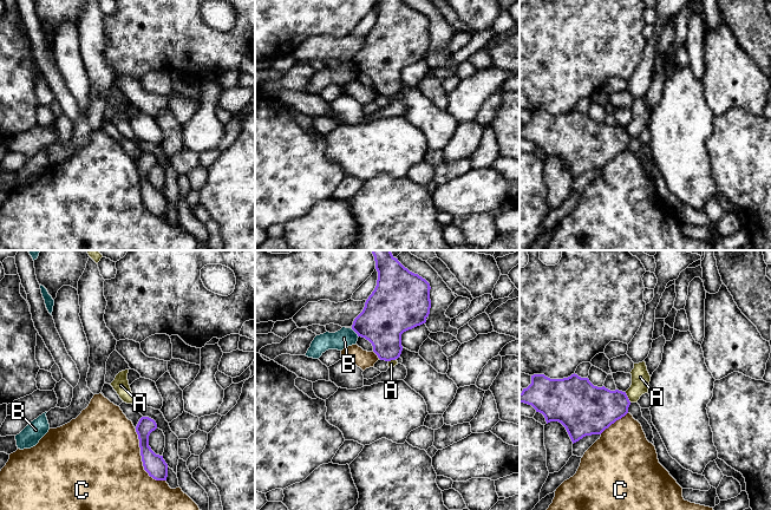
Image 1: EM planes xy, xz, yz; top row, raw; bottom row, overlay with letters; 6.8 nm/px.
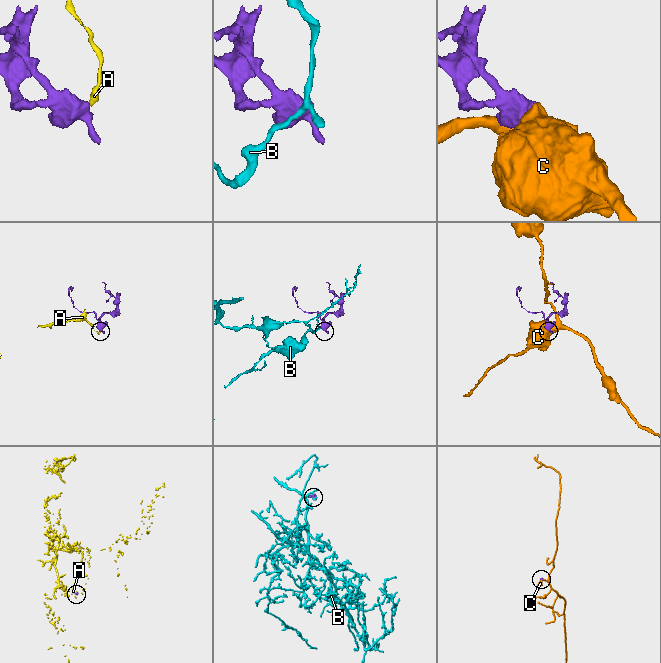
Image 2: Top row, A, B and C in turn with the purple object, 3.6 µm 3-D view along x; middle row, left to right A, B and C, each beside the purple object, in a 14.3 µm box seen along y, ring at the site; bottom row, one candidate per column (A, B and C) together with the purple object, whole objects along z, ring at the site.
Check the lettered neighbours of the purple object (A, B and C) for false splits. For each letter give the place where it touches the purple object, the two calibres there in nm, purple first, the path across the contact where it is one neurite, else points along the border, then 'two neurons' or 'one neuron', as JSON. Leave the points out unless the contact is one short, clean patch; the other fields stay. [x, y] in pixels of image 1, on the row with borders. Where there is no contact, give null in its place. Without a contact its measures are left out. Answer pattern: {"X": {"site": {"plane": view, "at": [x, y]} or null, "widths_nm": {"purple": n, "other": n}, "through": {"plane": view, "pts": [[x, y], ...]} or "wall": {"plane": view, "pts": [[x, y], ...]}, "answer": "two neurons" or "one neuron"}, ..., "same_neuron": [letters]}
{"A": {"site": {"plane": "yz", "at": [627, 397]}, "widths_nm": {"purple": 320, "other": 130}, "wall": {"plane": "yz", "pts": [[625, 392], [631, 401]]}, "answer": "two neurons"}, "B": {"site": {"plane": "xz", "at": [355, 332]}, "widths_nm": {"purple": 320, "other": 130}, "wall": {"plane": "xz", "pts": [[351, 328], [358, 337]]}, "answer": "two neurons"}, "C": {"site": {"plane": "xy", "at": [142, 461]}, "widths_nm": {"purple": 150, "other": 500}, "answer": "two neurons"}, "same_neuron": []}

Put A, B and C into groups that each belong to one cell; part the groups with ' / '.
A / B / C

